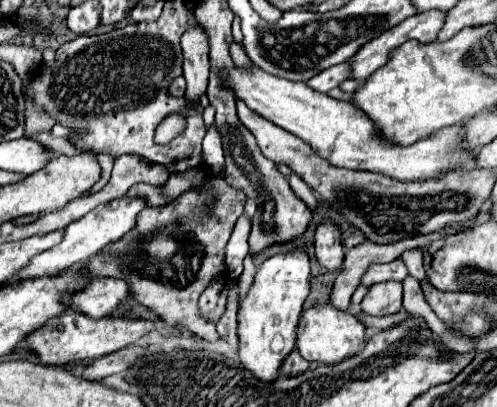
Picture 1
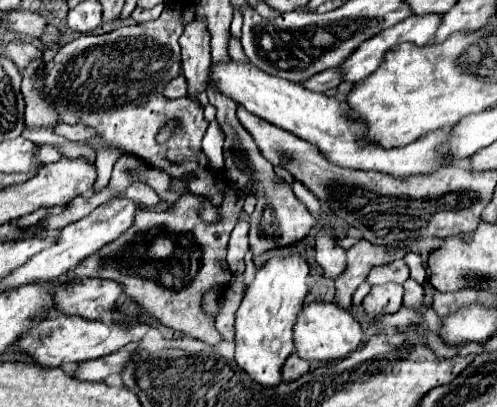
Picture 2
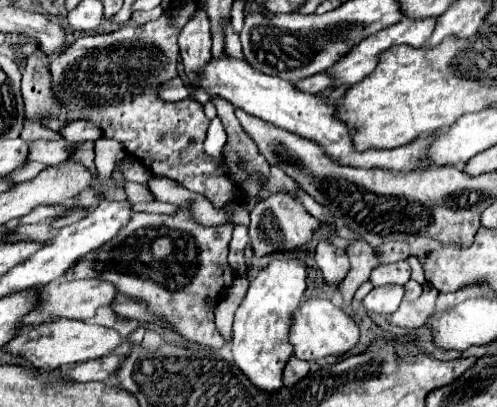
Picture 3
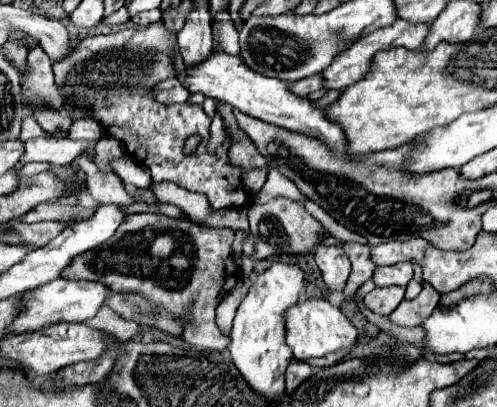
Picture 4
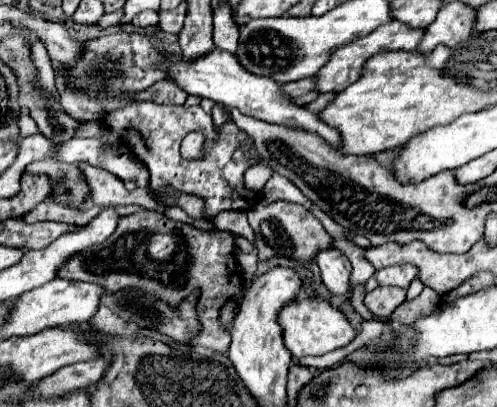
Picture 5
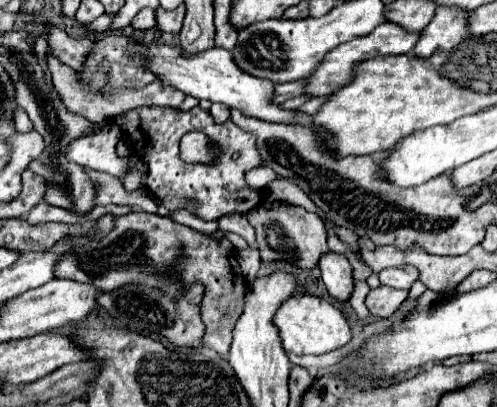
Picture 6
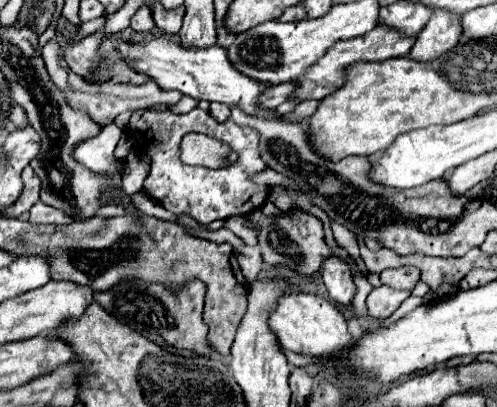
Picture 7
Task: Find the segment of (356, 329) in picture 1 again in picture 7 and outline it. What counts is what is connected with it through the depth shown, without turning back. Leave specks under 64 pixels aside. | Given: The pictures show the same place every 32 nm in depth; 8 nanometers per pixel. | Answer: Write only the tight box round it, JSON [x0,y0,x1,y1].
[268,292,352,356]

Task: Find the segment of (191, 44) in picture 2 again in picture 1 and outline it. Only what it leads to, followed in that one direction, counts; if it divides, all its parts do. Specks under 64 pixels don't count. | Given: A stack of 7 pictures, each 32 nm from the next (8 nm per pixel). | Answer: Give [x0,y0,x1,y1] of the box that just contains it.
[180,24,210,102]

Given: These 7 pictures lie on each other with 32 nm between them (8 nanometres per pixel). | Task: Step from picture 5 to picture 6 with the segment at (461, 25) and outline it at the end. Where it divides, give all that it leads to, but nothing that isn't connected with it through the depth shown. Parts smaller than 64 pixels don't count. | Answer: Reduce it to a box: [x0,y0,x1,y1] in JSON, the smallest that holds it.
[412,8,468,58]

